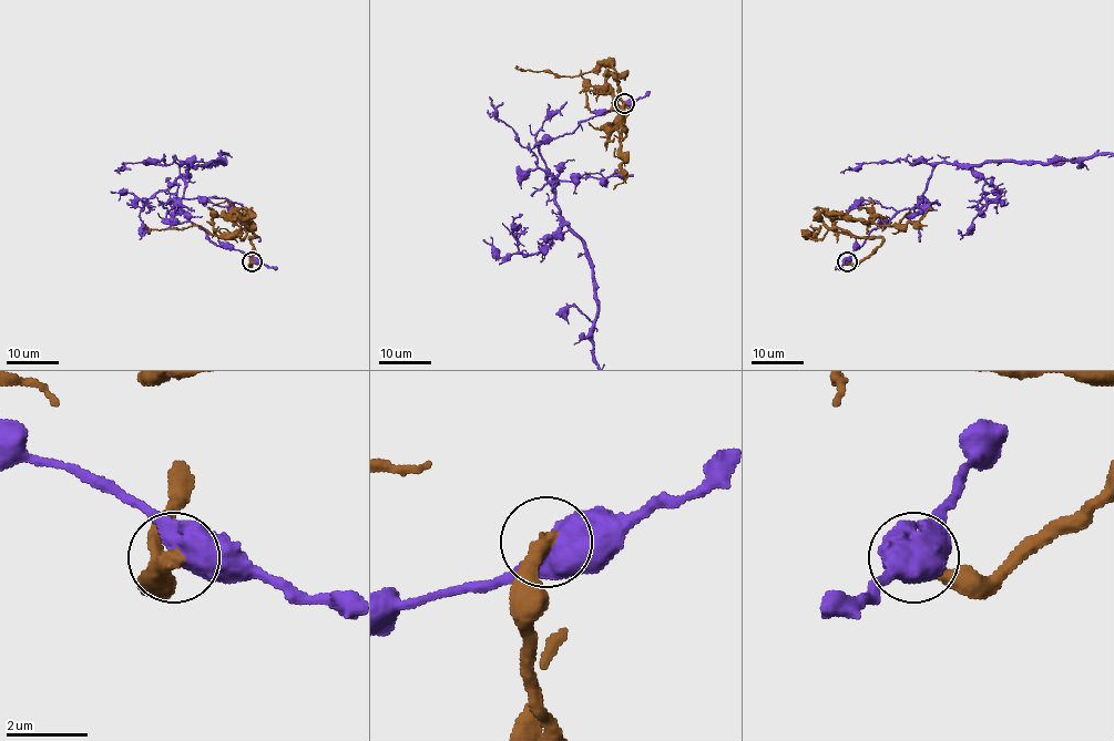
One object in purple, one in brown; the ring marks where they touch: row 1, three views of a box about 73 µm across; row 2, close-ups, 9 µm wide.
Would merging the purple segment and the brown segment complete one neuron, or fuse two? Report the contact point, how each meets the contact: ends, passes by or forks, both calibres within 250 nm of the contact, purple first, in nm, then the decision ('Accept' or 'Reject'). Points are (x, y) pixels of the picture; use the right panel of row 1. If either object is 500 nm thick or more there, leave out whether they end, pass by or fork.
Place: (847, 261). Thickness 650 nm (purple) against 400 nm. Reject

